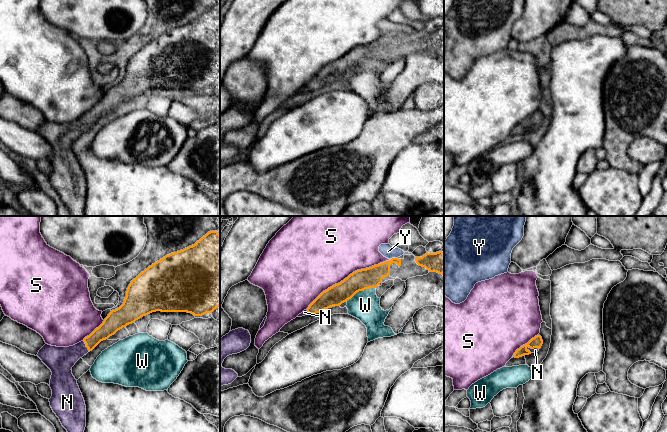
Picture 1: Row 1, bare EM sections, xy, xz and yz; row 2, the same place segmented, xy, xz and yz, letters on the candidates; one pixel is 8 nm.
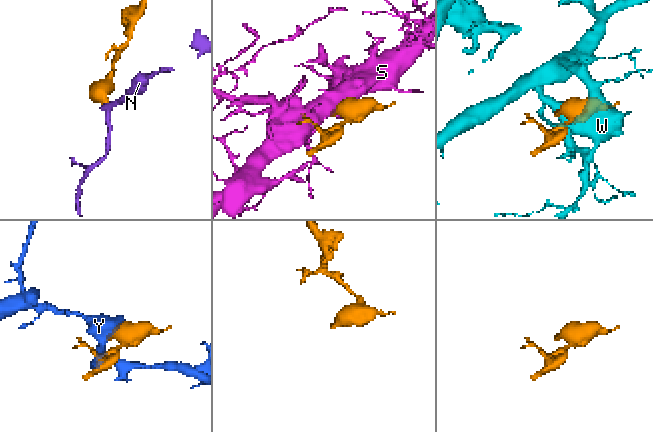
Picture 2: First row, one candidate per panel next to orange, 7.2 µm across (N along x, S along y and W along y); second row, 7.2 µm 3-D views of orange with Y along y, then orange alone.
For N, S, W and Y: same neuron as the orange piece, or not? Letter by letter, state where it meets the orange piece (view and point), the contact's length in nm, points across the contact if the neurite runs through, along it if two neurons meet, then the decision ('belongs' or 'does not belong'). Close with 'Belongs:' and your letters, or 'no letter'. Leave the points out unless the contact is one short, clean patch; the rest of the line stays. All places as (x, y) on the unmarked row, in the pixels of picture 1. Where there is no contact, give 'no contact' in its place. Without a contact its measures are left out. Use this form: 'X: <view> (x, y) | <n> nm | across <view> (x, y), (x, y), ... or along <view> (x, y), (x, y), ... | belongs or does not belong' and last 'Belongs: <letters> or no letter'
N: xy (86, 122) | 100 nm | across xy (110, 102), (86, 122), (60, 136) | belongs
S: xz (348, 52) | 750 nm | does not belong
W: xz (360, 66) | 280 nm | along xz (375, 63), (359, 66), (345, 77) | does not belong
Y: xz (394, 34) | 60 nm | does not belong
Belongs: N

